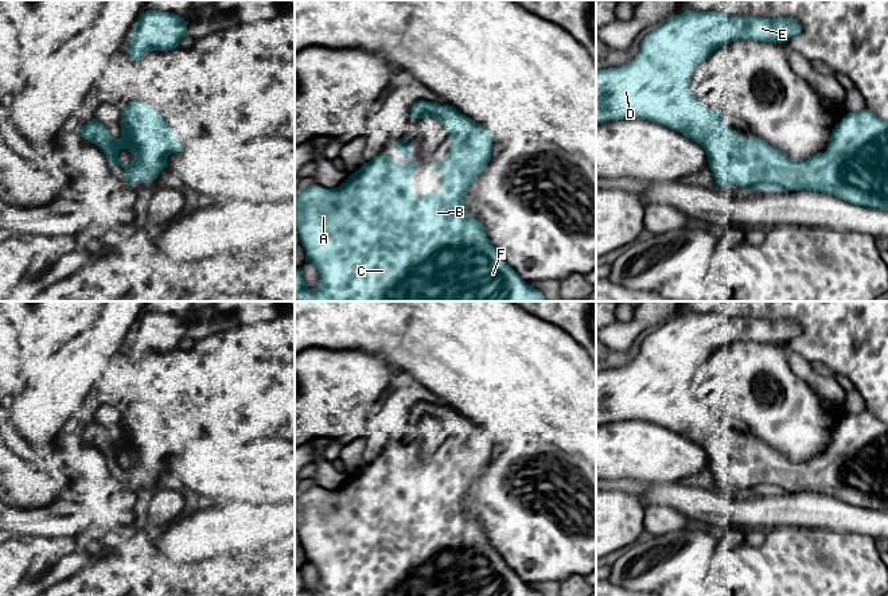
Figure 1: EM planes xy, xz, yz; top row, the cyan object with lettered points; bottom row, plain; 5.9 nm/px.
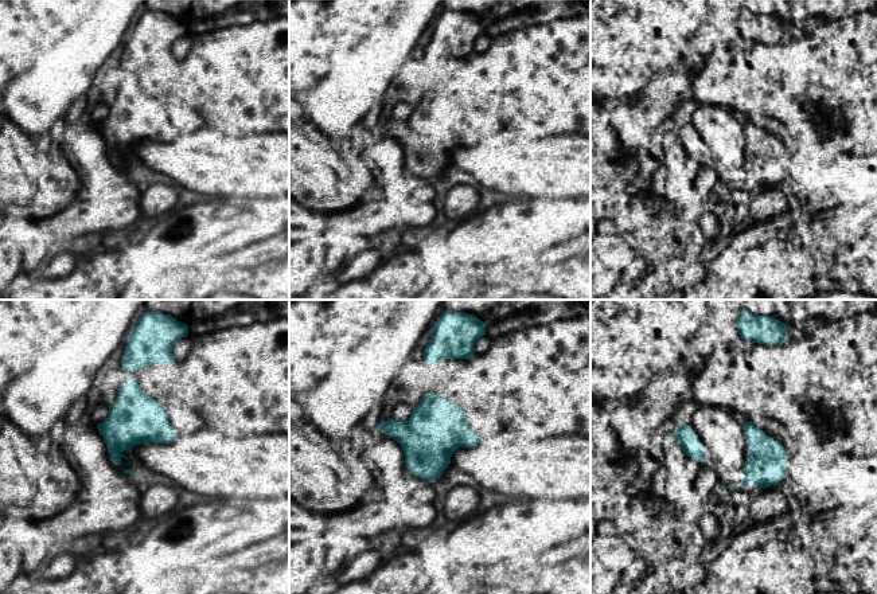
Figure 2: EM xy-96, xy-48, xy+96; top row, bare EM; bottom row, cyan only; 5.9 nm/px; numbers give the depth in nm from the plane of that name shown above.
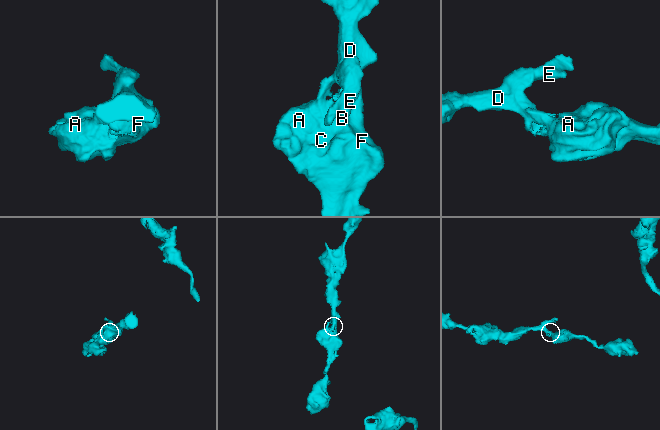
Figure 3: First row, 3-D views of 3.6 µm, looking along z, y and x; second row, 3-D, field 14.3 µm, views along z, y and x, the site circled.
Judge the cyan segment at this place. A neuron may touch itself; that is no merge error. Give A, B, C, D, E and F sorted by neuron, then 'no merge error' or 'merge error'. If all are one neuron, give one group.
groups A B C D E F; no merge error

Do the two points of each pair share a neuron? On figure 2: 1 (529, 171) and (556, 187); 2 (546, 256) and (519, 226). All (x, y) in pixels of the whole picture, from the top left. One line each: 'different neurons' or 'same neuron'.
1: same neuron
2: different neurons

